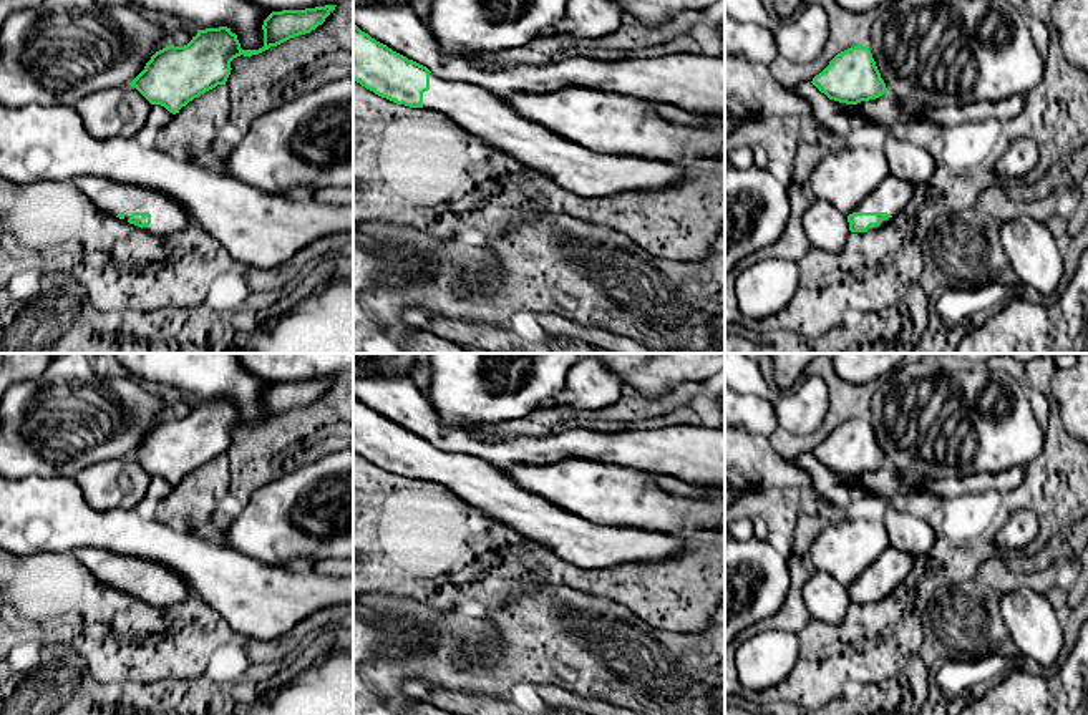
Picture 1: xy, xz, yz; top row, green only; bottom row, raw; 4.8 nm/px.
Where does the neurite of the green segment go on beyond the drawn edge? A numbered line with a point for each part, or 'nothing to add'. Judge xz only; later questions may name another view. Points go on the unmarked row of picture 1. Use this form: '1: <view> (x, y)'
1: xz (584, 544)

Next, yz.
1: yz (893, 566)

